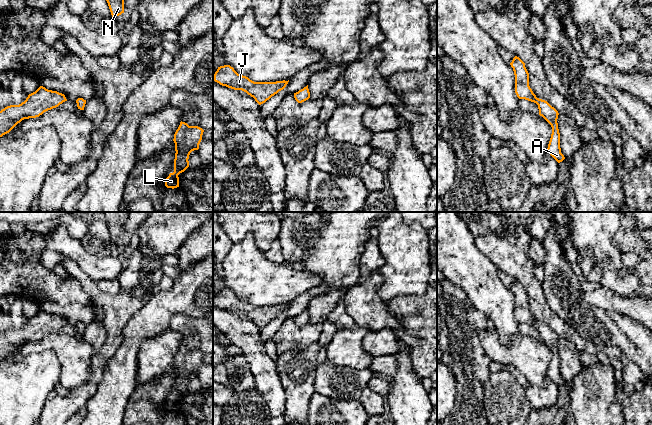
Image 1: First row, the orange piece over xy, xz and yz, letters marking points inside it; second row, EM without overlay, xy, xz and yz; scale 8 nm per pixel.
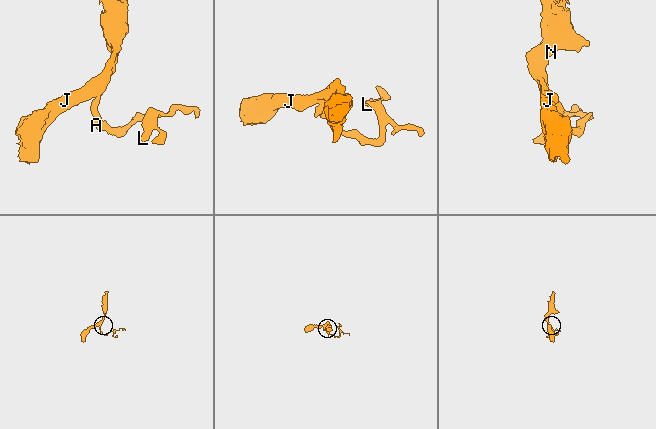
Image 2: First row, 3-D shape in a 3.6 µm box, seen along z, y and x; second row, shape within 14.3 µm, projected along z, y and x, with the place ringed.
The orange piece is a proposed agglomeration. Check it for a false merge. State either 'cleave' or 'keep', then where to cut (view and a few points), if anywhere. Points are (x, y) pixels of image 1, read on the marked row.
keep; cut none

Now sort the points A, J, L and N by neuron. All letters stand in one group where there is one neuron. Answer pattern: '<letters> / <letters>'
A J L N

